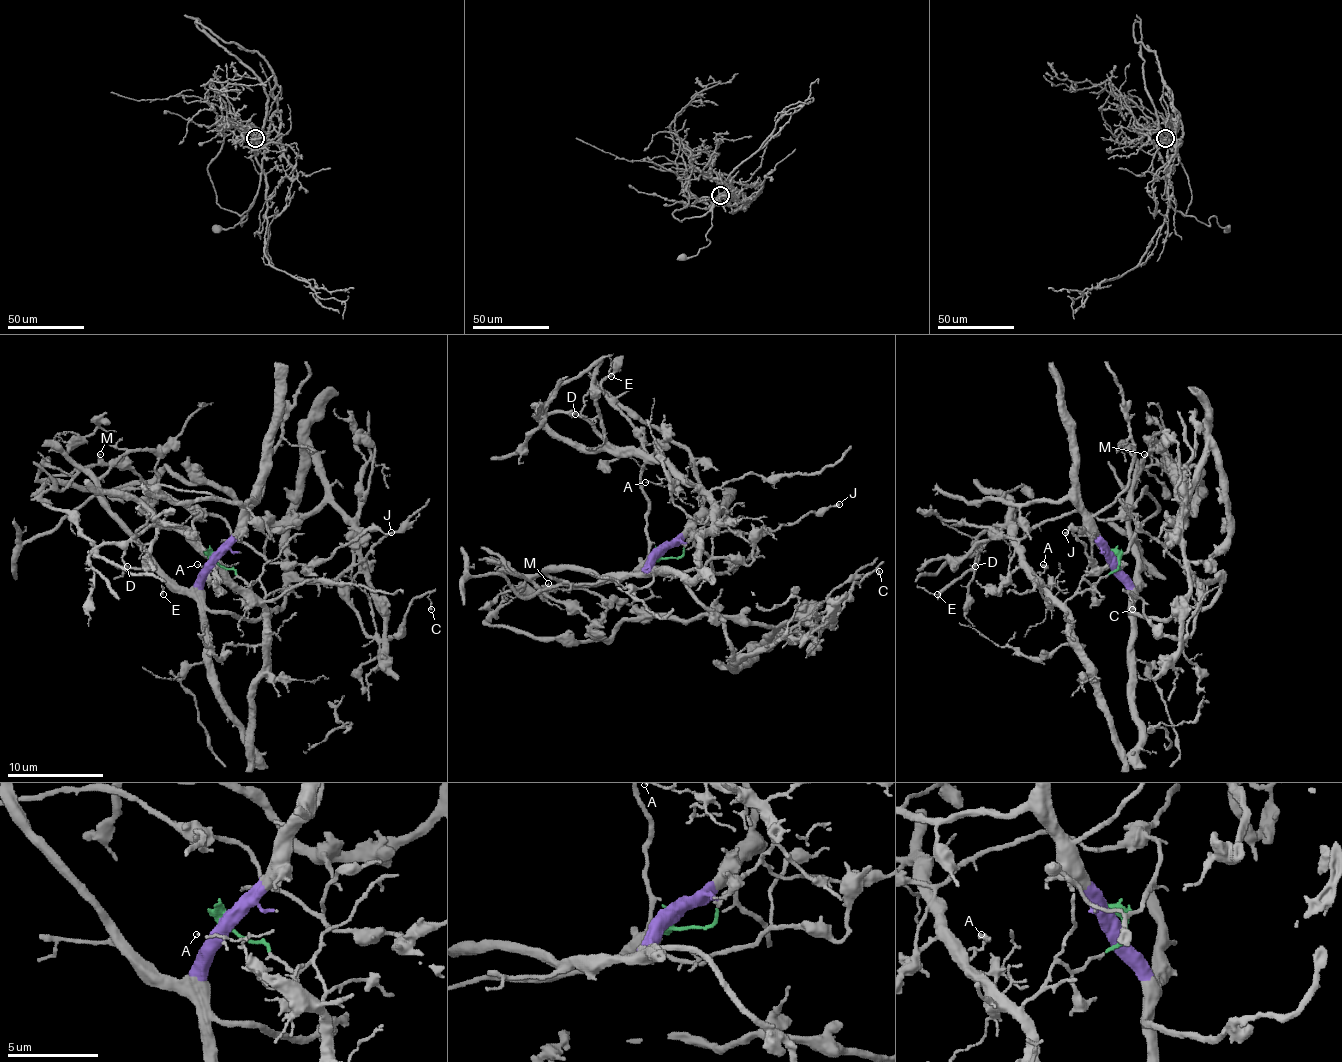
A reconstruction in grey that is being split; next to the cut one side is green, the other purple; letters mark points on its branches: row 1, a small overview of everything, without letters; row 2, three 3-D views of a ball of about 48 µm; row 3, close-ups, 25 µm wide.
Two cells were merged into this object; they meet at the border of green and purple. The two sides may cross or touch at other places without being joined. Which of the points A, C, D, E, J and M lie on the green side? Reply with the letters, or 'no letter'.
A, D, E, J

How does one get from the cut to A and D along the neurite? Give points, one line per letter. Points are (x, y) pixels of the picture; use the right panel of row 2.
A: (1117, 559), (1119, 569), (1095, 583), (1083, 581), (1064, 600), (1057, 600), (1038, 581), (1045, 566), (1042, 564)
D: (1117, 559), (1119, 569), (1054, 597), (1009, 528), (990, 525), (978, 537), (975, 566)

